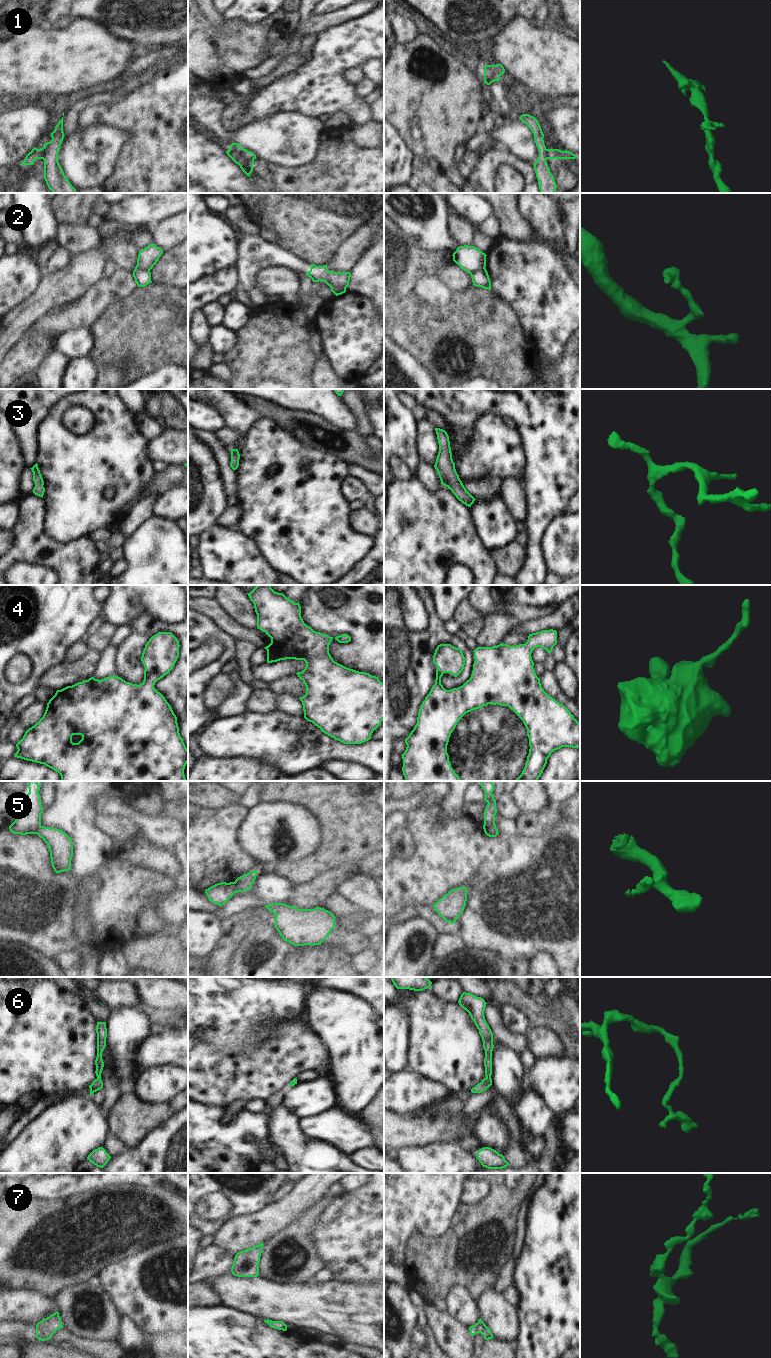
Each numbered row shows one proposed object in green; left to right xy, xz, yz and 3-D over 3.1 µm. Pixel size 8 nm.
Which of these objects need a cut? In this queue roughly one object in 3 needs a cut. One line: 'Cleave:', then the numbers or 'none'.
Cleave: 2, 5

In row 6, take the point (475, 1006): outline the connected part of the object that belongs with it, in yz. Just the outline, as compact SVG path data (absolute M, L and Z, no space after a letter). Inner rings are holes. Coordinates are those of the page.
M463 992L458 1001L459 1005L465 1009L471 1019L474 1021L479 1034L483 1041L483 1048L485 1050L485 1078L471 1089L472 1093L481 1093L492 1085L492 1051L493 1045L493 1033L487 1024L484 1016L486 1002L481 997L476 997L471 993Z

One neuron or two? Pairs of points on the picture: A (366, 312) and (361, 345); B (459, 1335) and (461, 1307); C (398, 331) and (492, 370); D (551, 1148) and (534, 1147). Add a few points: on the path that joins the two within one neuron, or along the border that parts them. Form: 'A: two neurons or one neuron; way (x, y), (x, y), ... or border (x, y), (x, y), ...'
A: one neuron; way (361, 320), (361, 337)
B: two neurons; border (446, 1311), (468, 1329)
C: one neuron; way (423, 331), (432, 335), (458, 335), (472, 345)
D: two neurons; border (544, 1136), (545, 1149), (537, 1162)

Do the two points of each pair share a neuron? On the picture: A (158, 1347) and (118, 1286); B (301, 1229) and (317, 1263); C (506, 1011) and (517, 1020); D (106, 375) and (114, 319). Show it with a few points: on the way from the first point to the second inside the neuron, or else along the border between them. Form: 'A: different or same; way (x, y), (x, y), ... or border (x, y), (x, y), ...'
A: different; border (144, 1332), (173, 1333)
B: same; way (301, 1237), (301, 1242), (311, 1255)
C: same; way (509, 1013), (514, 1018)
D: same; way (104, 361), (114, 351), (114, 333)

